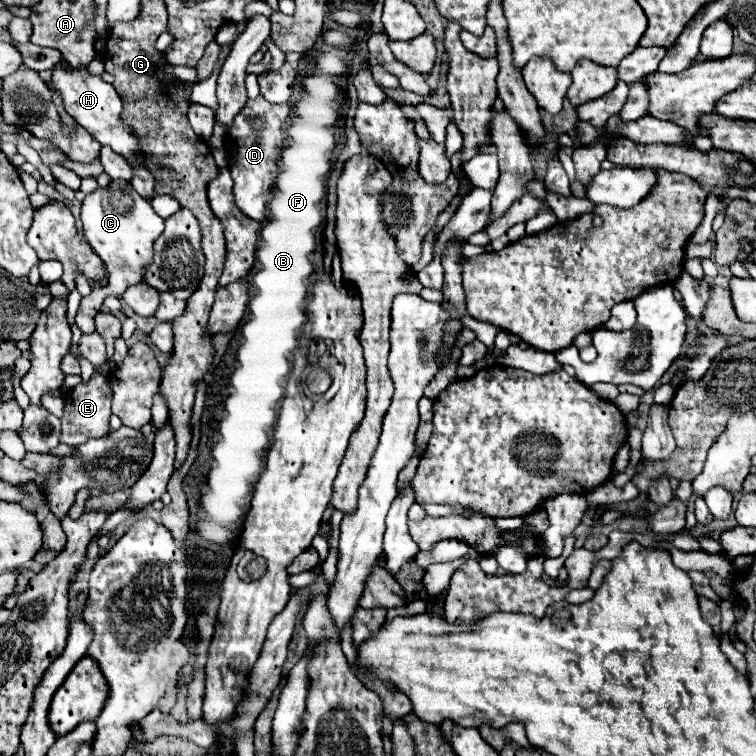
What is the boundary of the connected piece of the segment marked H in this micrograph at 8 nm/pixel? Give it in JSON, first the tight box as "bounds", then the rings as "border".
{"bounds":[52,66,152,168],"border":[[[56,66],[52,70],[54,86],[62,92],[66,112],[80,122],[82,128],[86,128],[102,146],[110,146],[114,152],[124,156],[134,168],[148,168],[148,160],[152,158],[142,150],[140,136],[122,120],[122,100],[112,84],[104,82],[100,76],[88,74],[86,68],[74,70],[74,68],[60,68]]]}

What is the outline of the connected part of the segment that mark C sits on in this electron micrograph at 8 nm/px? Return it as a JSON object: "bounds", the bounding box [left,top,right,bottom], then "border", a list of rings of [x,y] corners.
{"bounds":[76,180,164,334],"border":[[[112,180],[106,190],[98,188],[96,192],[84,198],[82,224],[88,244],[102,258],[108,272],[108,284],[100,290],[94,290],[94,296],[88,294],[83,297],[76,314],[76,324],[82,330],[82,334],[92,334],[92,316],[100,310],[104,298],[118,297],[126,290],[126,286],[144,280],[146,268],[152,264],[152,244],[156,236],[160,236],[160,232],[164,230],[164,218],[160,218],[154,212],[150,202],[142,200],[142,196],[132,188],[132,184],[124,184],[124,180]]]}

